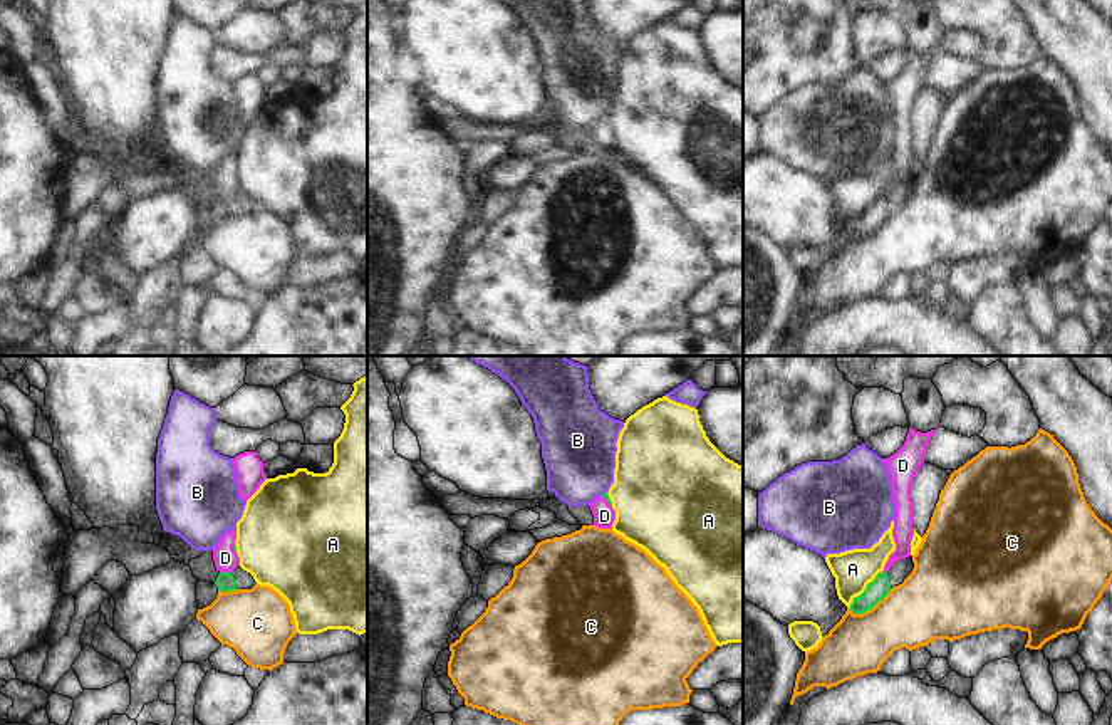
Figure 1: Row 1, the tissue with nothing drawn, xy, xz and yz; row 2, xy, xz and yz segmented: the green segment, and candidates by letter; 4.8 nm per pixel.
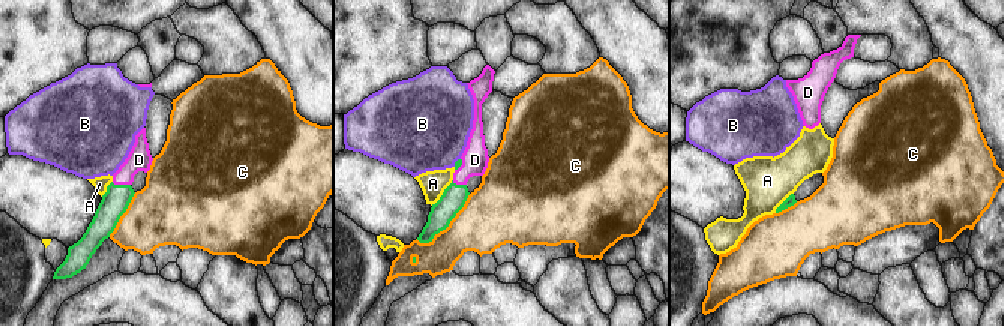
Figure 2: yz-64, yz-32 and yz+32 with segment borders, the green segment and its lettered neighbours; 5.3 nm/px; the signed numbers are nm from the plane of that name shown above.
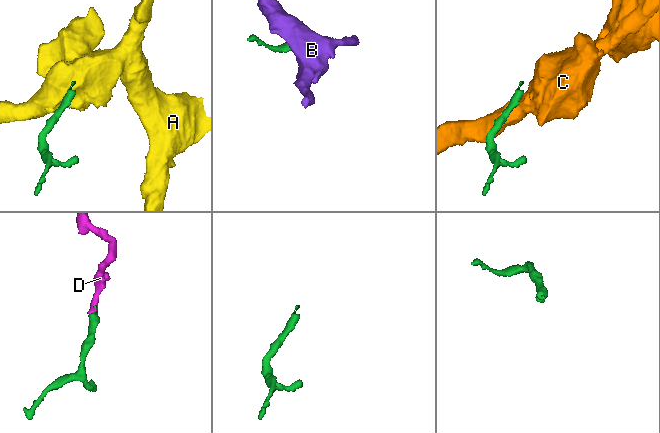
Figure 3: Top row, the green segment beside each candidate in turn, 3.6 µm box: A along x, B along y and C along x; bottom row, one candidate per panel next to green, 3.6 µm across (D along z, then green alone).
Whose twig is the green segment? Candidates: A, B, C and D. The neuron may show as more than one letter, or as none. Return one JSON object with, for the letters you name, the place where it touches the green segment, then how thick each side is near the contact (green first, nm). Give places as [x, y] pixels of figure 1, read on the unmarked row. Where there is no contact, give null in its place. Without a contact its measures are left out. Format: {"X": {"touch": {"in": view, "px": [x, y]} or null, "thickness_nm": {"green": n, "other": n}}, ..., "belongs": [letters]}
{"D": {"touch": {"in": "xy", "px": [225, 197]}, "thickness_nm": {"green": 90, "other": 110}}, "belongs": ["D"]}

